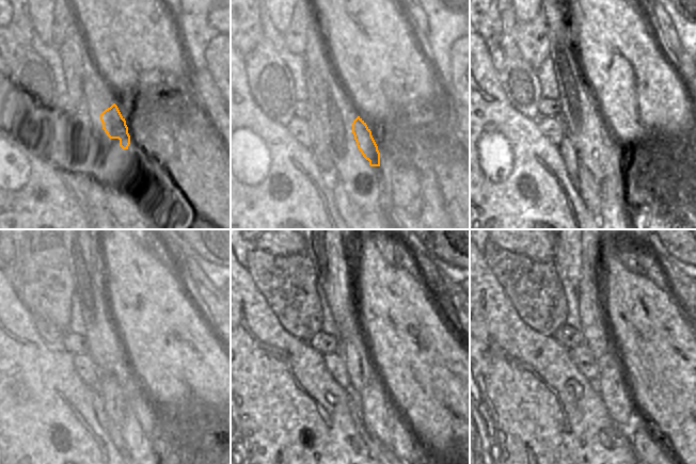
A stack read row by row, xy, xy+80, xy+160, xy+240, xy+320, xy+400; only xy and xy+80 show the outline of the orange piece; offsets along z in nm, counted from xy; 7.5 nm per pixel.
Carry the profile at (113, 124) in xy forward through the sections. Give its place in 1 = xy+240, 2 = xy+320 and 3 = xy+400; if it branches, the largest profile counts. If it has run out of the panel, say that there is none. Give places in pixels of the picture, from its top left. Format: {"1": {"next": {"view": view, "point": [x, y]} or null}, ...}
{"1": {"next": {"view": "xy+240", "point": [141, 408]}}, "2": {"next": {"view": "xy+320", "point": [401, 441]}}, "3": {"next": {"view": "xy+400", "point": [645, 445]}}}

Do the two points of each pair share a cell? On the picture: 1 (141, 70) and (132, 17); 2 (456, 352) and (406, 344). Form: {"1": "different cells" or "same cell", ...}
{"1": "same cell", "2": "same cell"}

